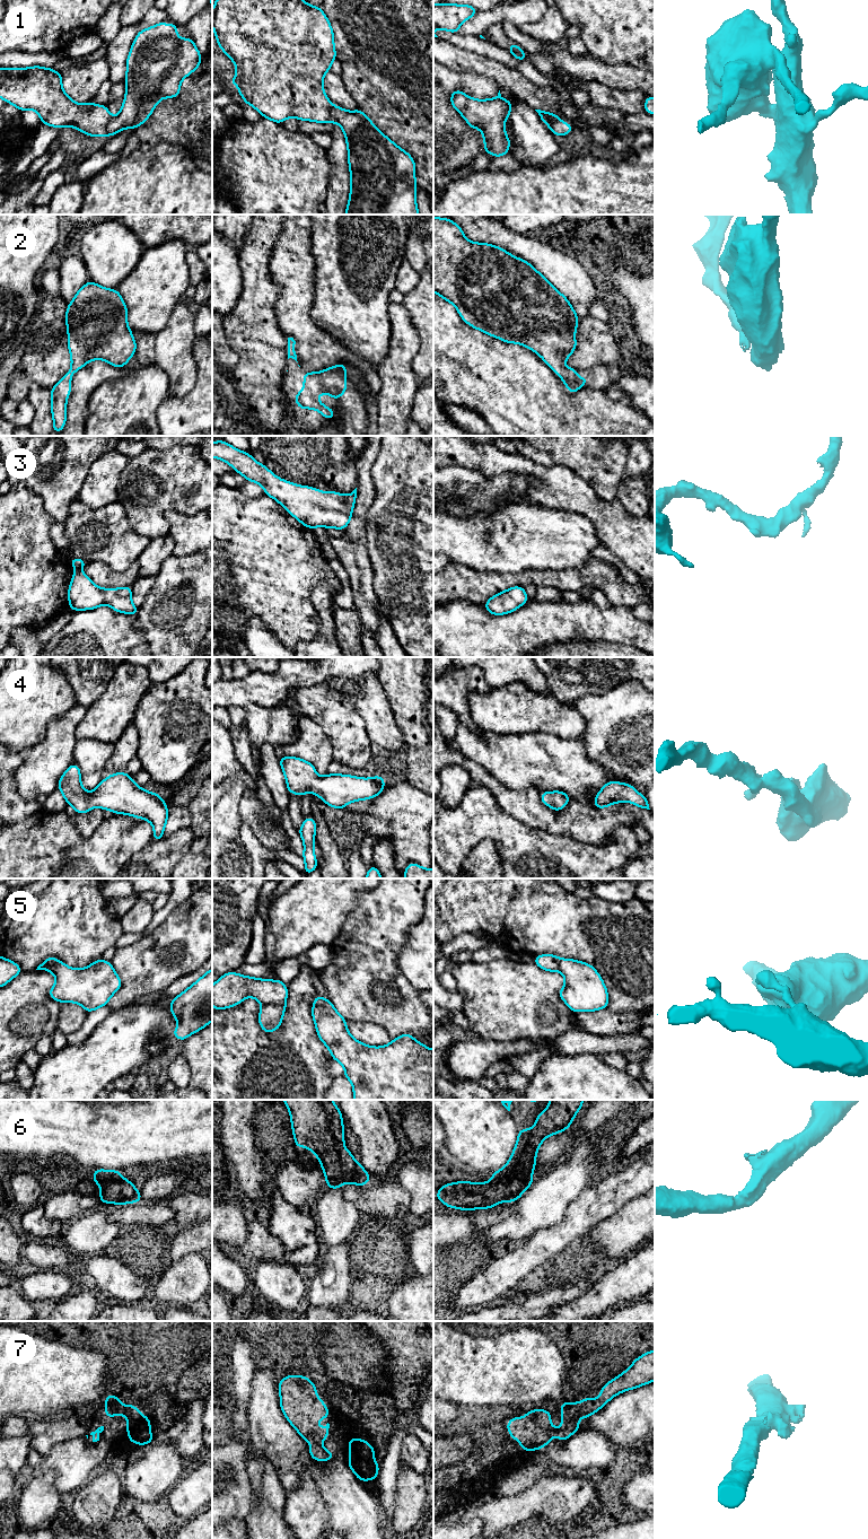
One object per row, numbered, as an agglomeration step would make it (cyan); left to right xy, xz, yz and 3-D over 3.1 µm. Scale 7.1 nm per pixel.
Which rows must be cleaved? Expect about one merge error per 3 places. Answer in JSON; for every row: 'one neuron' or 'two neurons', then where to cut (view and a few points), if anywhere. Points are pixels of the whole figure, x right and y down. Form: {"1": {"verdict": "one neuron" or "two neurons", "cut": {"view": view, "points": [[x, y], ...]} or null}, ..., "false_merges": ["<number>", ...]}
{"1": {"verdict": "two neurons", "cut": {"view": "xy", "points": [[111, 116], [106, 128], [107, 134]]}}, "2": {"verdict": "one neuron", "cut": null}, "3": {"verdict": "one neuron", "cut": null}, "4": {"verdict": "one neuron", "cut": null}, "5": {"verdict": "two neurons", "cut": {"view": "xz", "points": [[285, 1000], [262, 1005]]}}, "6": {"verdict": "one neuron", "cut": null}, "7": {"verdict": "one neuron", "cut": null}, "false_merges": ["1", "5"]}

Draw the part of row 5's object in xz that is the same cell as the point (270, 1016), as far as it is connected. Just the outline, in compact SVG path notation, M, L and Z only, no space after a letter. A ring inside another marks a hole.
M286 1002L281 1004L262 1005L258 1013L258 1023L265 1033L272 1033L281 1026L286 1012Z

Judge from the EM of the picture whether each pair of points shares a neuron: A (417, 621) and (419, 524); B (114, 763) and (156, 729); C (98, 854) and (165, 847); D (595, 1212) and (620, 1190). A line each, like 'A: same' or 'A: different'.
A: same
B: different
C: different
D: same

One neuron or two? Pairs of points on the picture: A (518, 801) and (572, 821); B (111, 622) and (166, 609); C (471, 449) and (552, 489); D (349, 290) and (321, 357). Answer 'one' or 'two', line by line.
A: one
B: two
C: one
D: two

